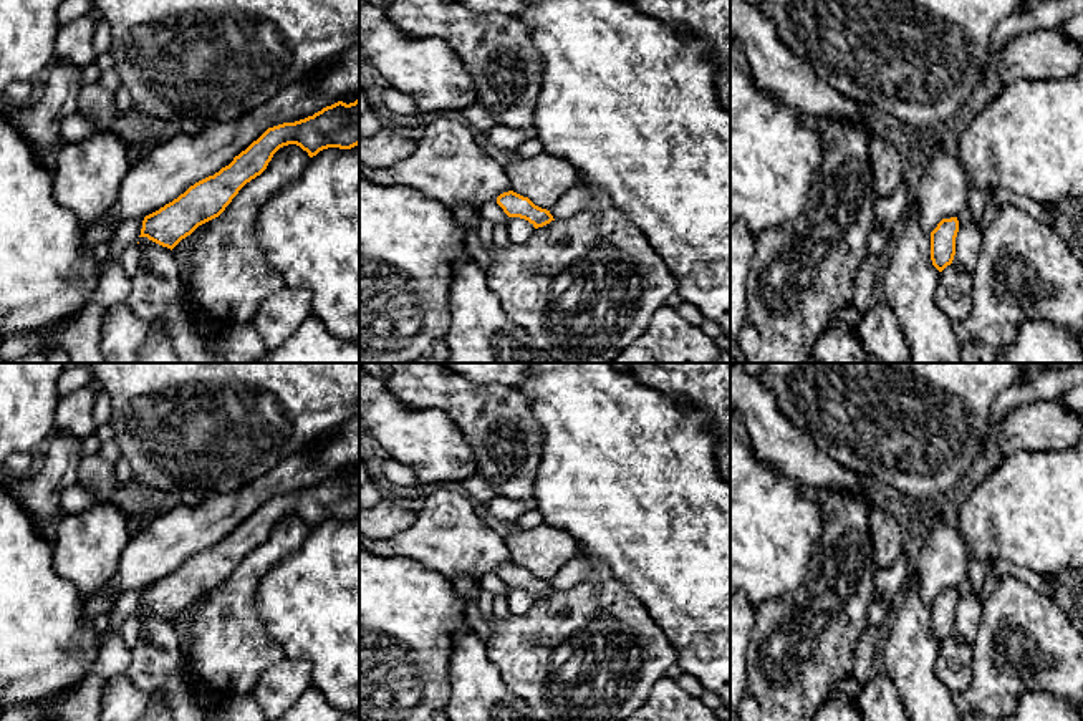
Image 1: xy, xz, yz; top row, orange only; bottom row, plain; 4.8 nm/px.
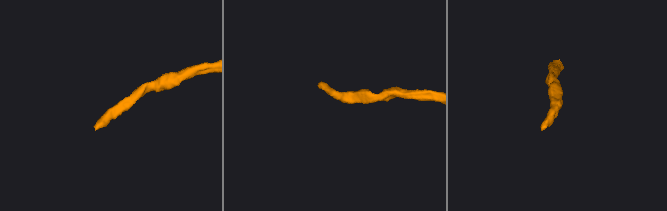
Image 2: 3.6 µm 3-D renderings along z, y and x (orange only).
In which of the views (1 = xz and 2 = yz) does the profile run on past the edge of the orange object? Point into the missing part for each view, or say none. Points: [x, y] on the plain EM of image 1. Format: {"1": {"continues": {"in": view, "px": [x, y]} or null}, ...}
{"1": {"continues": null}, "2": {"continues": null}}

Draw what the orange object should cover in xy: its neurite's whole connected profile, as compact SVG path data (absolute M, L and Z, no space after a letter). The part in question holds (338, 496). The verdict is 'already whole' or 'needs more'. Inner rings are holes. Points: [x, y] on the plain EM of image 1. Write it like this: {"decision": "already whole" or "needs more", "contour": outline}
{"decision": "already whole", "contour": "M359 469L349 476L338 472L305 491L268 499L229 537L146 587L139 608L147 608L172 622L199 597L219 588L238 562L260 547L273 525L288 515L300 517L310 529L328 519L351 520L358 517Z"}

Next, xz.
{"decision": "already whole", "contour": "M513 562L503 564L497 569L497 575L508 588L520 588L528 592L535 600L550 595L553 587L550 582L535 577L528 569L523 569Z"}

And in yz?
{"decision": "already whole", "contour": "M957 588L942 590L931 603L931 631L939 643L942 643L954 631L957 603Z"}

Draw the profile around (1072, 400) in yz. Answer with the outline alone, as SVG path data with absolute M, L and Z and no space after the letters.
M1083 385L1070 388L1061 398L1063 408L1083 419Z

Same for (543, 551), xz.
M553 525L520 529L505 539L512 562L550 582L578 550L576 539Z

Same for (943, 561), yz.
M954 519L937 524L916 559L921 597L932 603L942 590L957 588L969 577L969 552Z

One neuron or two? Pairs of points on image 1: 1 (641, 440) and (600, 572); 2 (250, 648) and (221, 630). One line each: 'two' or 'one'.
1: two
2: one

